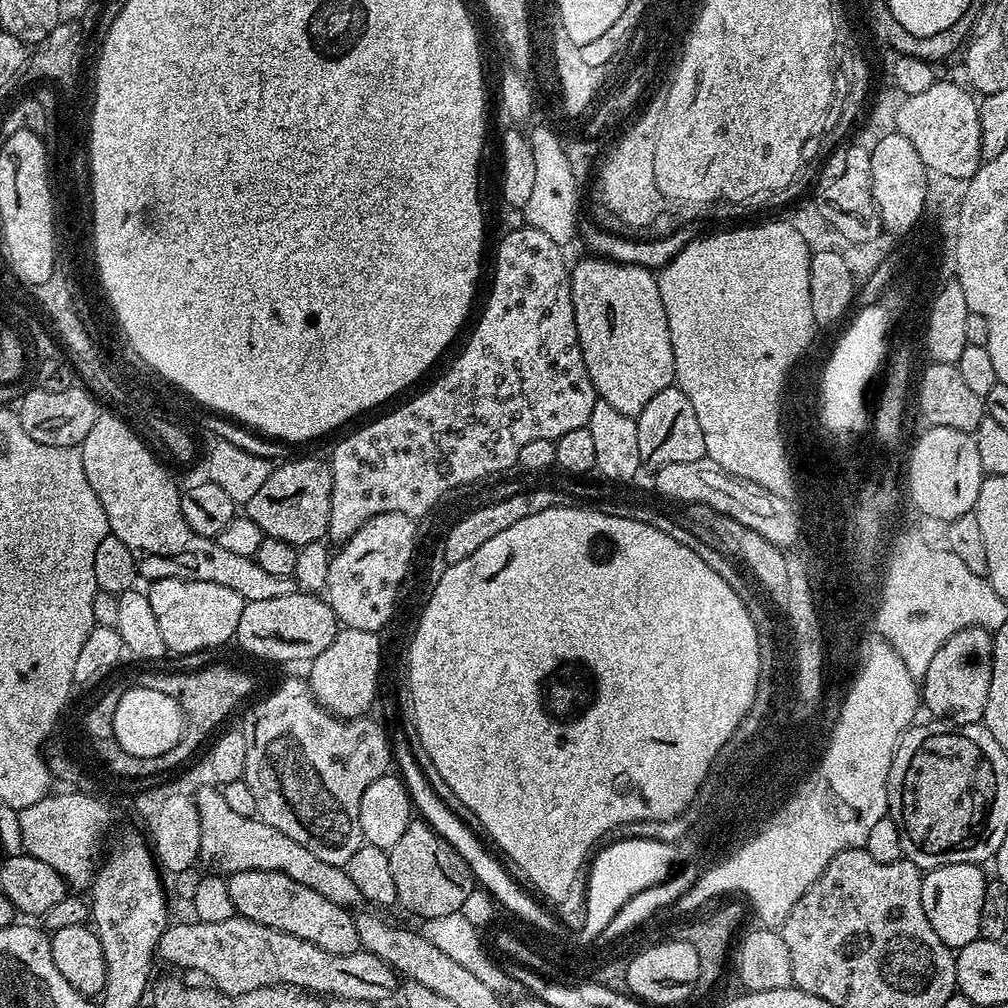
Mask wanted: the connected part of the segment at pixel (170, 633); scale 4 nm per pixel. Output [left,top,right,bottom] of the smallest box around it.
[146,578,246,656]

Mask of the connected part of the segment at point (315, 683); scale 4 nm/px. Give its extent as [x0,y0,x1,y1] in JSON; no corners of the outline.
[306,627,382,720]

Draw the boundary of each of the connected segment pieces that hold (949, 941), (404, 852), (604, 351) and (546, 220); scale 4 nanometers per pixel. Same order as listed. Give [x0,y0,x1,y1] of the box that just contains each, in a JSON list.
[[922,864,985,950],[387,818,474,921],[570,254,676,418],[523,127,578,246]]

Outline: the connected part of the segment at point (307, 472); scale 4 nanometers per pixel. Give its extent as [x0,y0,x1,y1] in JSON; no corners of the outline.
[246,460,332,546]

